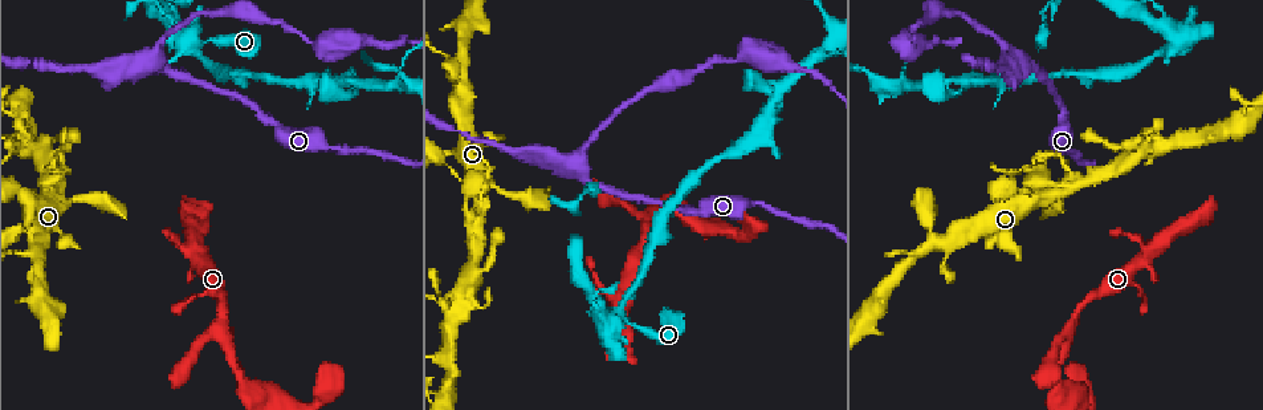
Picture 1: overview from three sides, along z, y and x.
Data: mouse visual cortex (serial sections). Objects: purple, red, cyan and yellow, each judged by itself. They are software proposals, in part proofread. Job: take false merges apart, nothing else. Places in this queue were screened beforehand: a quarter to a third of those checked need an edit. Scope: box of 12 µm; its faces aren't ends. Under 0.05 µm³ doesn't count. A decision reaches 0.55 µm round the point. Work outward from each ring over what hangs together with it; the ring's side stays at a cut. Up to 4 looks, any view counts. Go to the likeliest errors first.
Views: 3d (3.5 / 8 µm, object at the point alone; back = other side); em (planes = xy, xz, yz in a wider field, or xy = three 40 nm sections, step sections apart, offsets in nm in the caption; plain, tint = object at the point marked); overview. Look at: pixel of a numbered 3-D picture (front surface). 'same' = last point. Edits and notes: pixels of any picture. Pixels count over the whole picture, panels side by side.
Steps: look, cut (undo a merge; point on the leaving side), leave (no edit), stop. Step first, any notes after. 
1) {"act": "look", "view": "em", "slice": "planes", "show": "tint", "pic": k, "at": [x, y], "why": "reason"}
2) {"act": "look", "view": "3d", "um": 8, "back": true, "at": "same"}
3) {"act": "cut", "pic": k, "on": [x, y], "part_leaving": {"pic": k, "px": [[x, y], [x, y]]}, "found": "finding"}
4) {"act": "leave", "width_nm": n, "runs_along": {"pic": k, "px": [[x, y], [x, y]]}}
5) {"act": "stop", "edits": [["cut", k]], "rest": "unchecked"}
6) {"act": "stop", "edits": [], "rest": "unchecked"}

{"act": "look", "view": "3d", "um": 3.5, "back": true, "pic": 1, "at": [624, 319], "why": "looks like a crossing"}

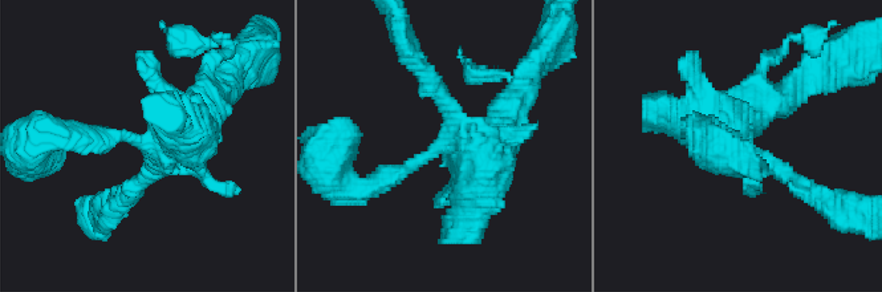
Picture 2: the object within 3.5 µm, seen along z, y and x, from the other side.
{"act": "look", "view": "em", "slice": "xy", "step": 2, "show": "tint", "pic": 2, "at": [445, 143]}

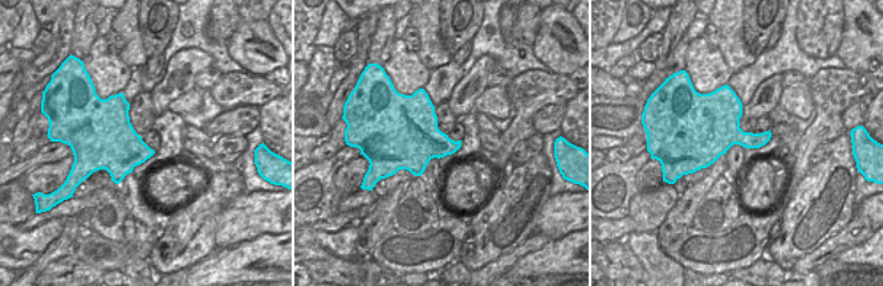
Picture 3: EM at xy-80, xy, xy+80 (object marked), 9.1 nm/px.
{"act": "leave", "width_nm": 480, "runs_along": {"pic": 2, "px": [[370, 186], [459, 136], [431, 84]]}, "found": "continuous, no second cell"}

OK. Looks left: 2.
{"act": "look", "view": "3d", "um": 8, "pic": 1, "at": [757, 205], "why": "thick turns thin"}

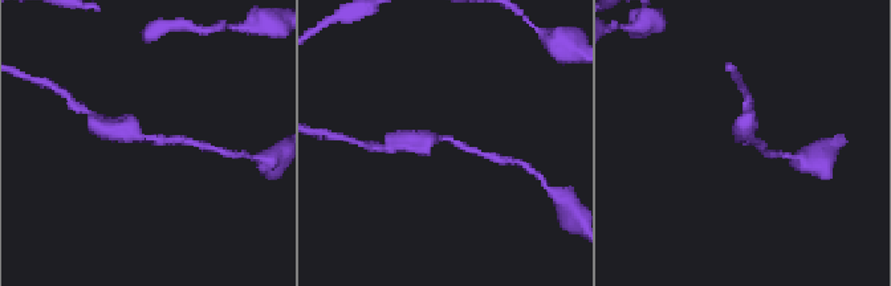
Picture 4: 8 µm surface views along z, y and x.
{"act": "look", "view": "em", "slice": "xy", "step": 5, "show": "tint", "pic": 4, "at": [152, 140], "arm_widths_nm": [200, 450]}

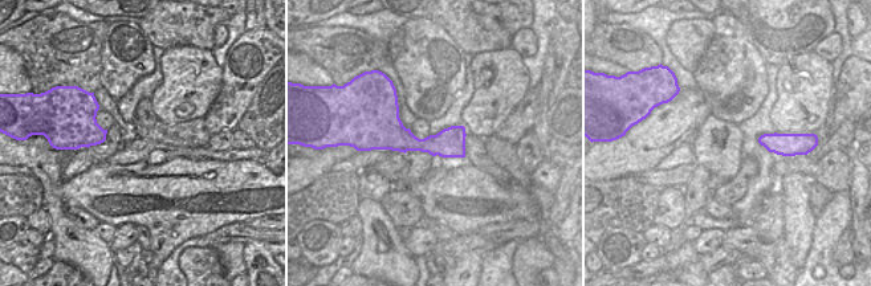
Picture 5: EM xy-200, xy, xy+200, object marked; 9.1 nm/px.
{"act": "leave", "runs_along": {"pic": 4, "px": [[410, 142], [448, 138], [480, 155]]}, "found": "one cell here"}

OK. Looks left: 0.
{"act": "stop", "edits": [], "rest": "unchecked"}

